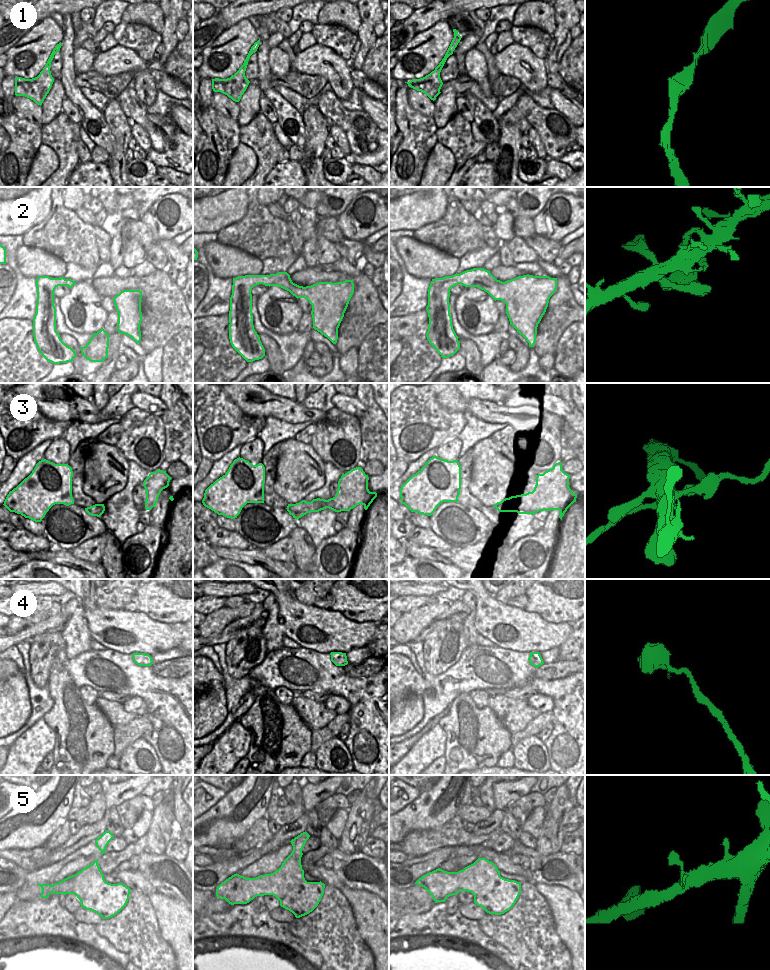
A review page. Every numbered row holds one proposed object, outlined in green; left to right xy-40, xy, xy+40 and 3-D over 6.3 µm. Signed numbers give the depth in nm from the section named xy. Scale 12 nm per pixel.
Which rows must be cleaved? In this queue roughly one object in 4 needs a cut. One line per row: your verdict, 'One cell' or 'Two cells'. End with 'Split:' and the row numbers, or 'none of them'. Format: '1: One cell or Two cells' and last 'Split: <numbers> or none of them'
1: One cell
2: One cell
3: Two cells
4: One cell
5: One cell
Split: 3

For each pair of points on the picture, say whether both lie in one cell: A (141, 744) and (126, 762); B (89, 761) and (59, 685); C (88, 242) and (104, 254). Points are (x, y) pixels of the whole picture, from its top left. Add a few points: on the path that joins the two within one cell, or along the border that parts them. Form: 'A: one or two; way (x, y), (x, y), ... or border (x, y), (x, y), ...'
A: one; way (140, 748), (130, 758)
B: one; way (84, 742), (81, 730), (71, 719), (68, 704)
C: two; border (92, 227), (100, 261)

